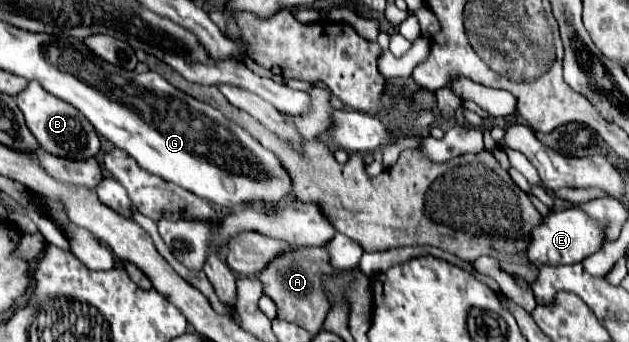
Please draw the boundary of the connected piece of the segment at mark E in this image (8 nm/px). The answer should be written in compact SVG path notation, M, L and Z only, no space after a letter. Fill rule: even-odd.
M570 207L564 211L552 211L550 217L542 217L542 221L536 227L532 227L530 243L524 249L524 257L530 263L572 265L596 253L600 247L602 247L602 223L596 223L584 211Z

